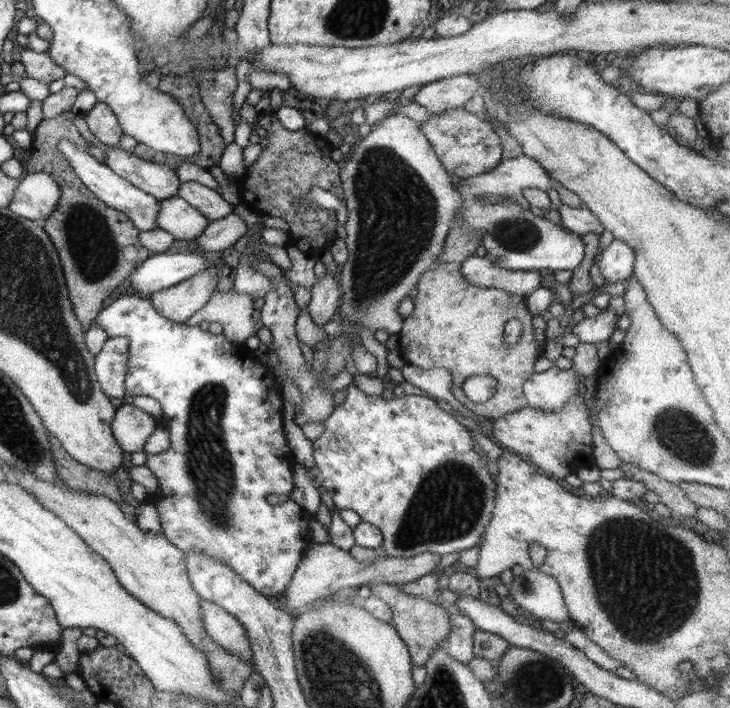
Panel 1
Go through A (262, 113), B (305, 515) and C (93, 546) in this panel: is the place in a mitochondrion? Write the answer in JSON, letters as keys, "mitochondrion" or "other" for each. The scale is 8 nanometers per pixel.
{"A":"other","B":"other","C":"other"}

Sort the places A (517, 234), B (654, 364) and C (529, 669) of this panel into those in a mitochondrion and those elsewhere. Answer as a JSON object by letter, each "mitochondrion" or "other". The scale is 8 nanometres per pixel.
{"A":"mitochondrion","B":"other","C":"mitochondrion"}

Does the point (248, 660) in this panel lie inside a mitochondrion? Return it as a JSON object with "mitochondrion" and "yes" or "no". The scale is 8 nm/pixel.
{"mitochondrion":"no"}

